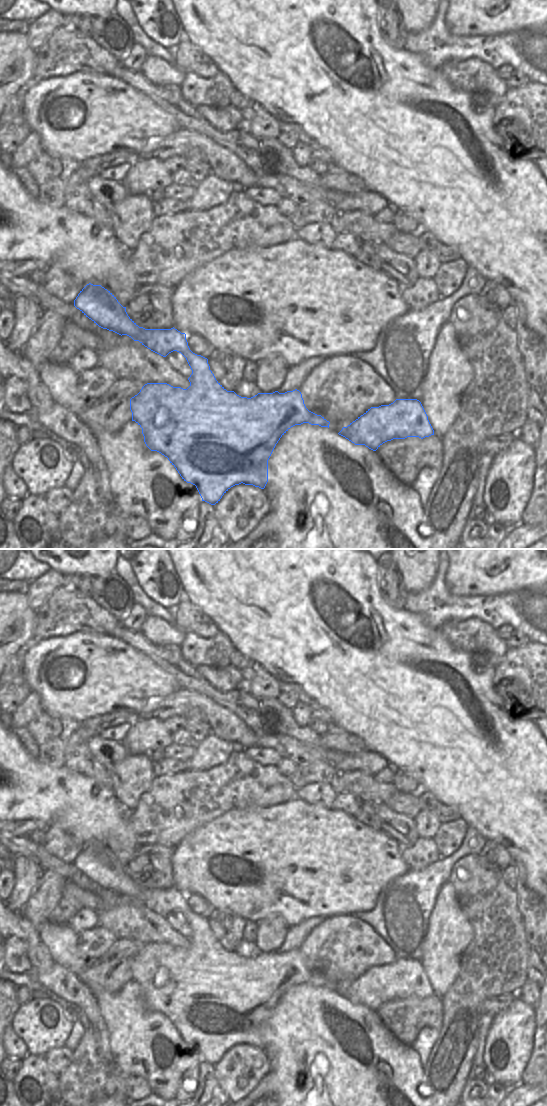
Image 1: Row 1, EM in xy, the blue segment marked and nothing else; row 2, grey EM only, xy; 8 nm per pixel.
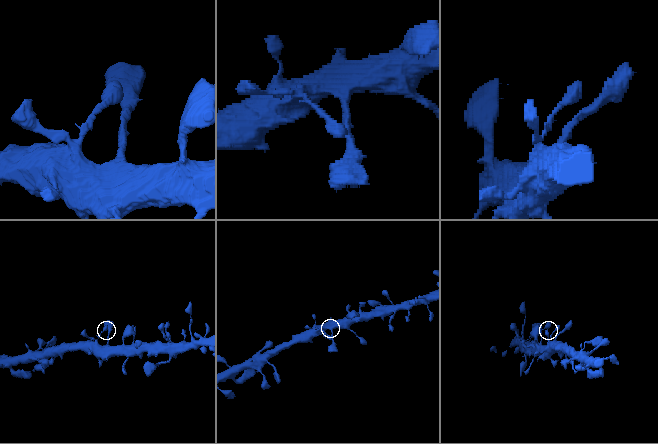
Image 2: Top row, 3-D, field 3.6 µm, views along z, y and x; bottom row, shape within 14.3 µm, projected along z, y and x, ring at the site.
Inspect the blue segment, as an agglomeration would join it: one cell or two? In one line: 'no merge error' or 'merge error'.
no merge error

